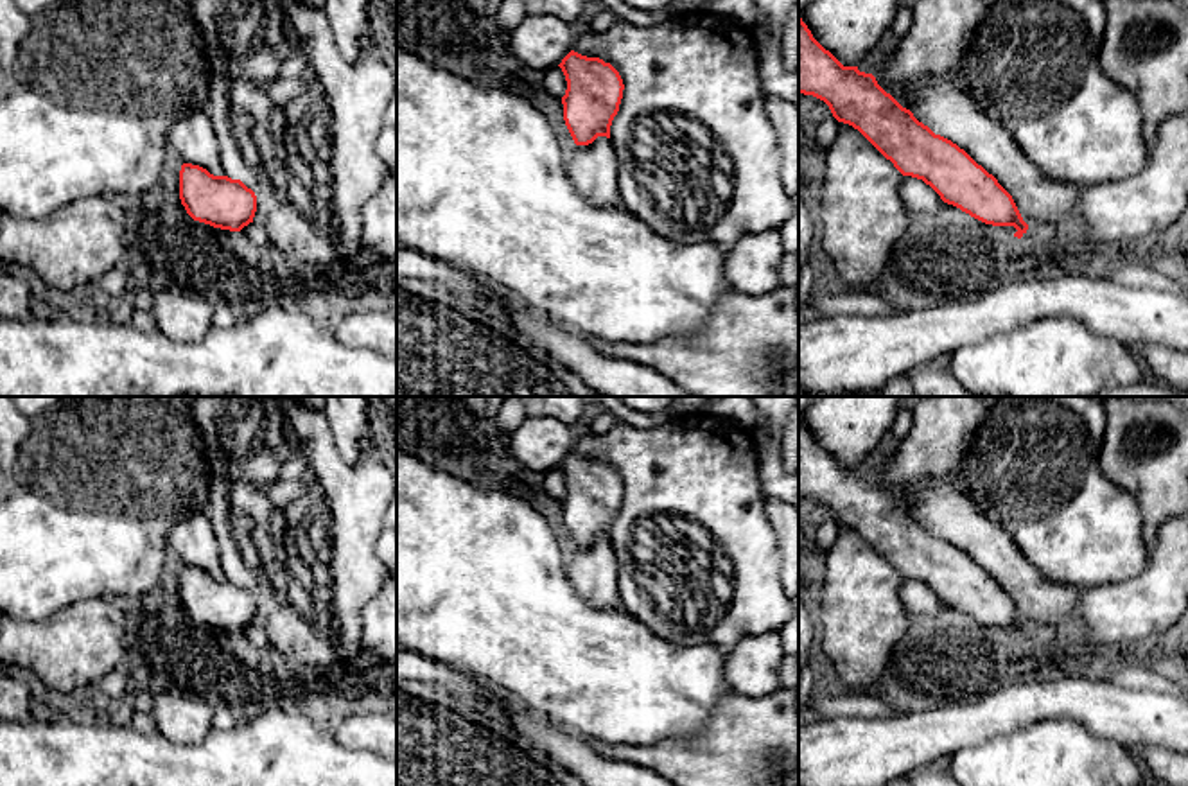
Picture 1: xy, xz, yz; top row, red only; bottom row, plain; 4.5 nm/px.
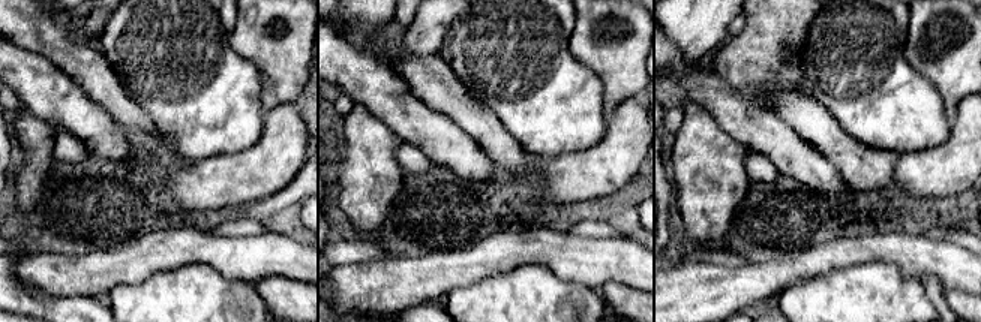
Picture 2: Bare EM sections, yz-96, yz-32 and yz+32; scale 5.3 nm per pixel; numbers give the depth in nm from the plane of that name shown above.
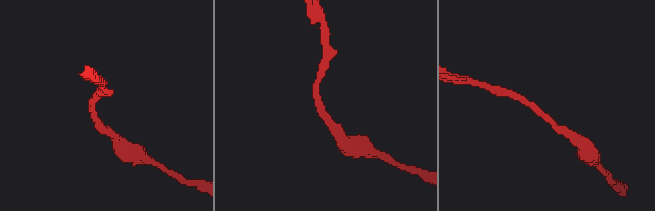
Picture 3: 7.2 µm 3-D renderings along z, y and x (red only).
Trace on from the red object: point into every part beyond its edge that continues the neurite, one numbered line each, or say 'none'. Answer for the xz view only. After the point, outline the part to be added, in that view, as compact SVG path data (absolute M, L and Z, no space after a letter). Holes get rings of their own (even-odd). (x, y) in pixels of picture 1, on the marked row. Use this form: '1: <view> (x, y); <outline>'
1: xz (593, 169); M607 136L576 145L565 156L565 169L578 192L594 206L623 206L617 190L621 156Z

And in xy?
1: xy (192, 139); M201 108L176 120L169 129L167 140L169 151L174 151L183 163L199 165L214 176L224 176L219 158L219 140Z

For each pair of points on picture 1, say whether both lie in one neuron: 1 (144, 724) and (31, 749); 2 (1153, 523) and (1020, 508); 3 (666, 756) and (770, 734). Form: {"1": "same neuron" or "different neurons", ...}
{"1": "different neurons", "2": "different neurons", "3": "same neuron"}

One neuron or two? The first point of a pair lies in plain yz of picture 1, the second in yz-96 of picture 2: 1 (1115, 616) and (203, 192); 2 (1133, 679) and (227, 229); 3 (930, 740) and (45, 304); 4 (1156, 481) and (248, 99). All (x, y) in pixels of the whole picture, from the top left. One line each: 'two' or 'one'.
1: one
2: one
3: two
4: two

